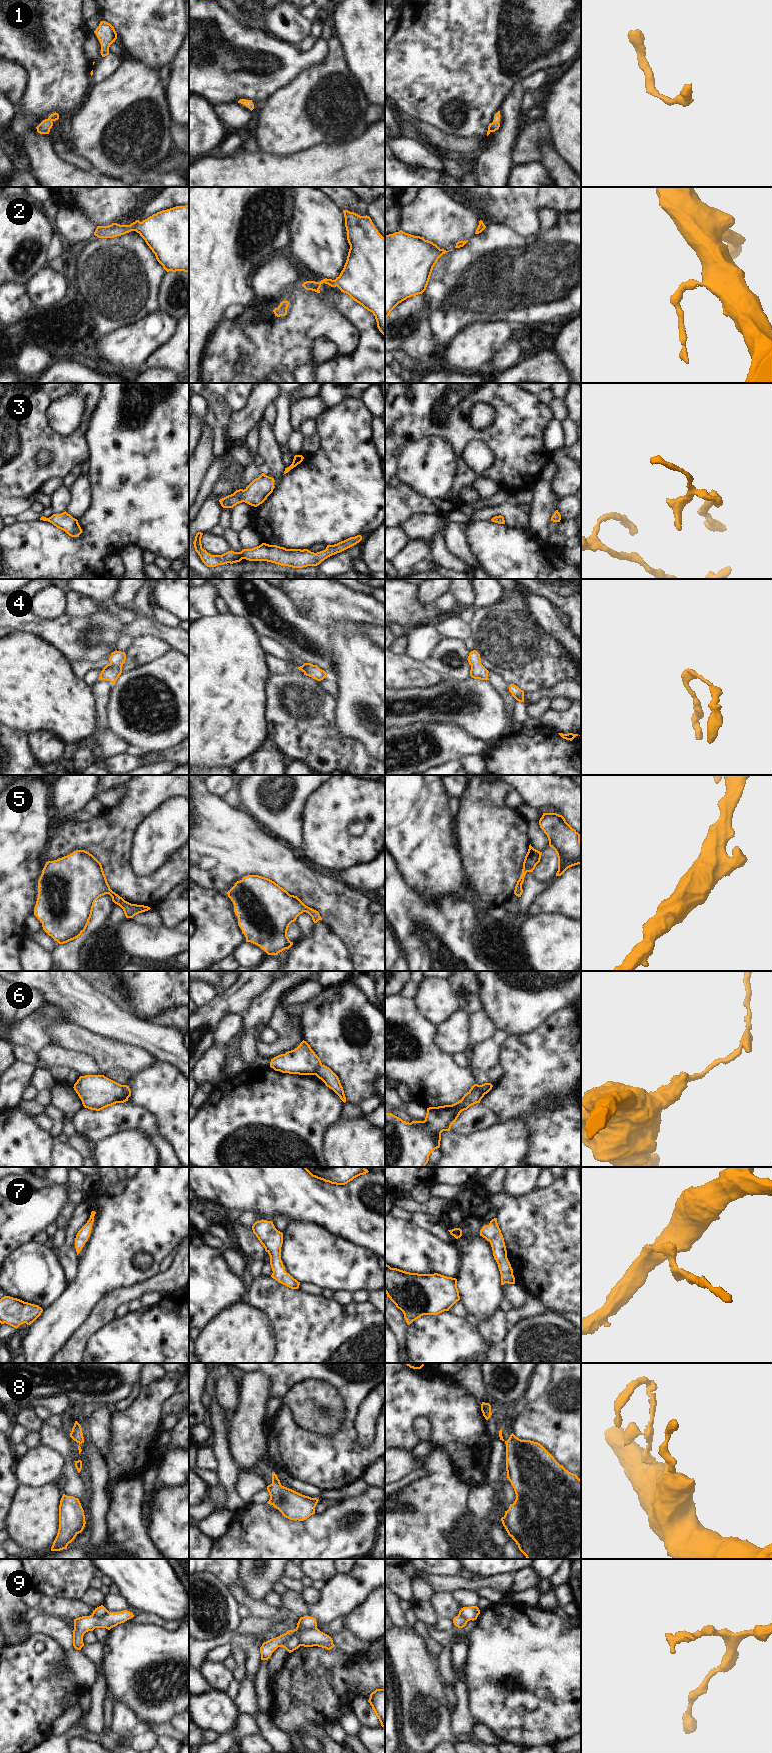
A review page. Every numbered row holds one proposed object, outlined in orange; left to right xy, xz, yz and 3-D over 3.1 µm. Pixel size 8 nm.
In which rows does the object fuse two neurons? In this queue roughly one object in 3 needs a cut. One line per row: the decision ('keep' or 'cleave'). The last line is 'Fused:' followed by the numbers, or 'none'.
1: keep
2: keep
3: keep
4: keep
5: keep
6: cleave
7: keep
8: keep
9: keep
Fused: 6

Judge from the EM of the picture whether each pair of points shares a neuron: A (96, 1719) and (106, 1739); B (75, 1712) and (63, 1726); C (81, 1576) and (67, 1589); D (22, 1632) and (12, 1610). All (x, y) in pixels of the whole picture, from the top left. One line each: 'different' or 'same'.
A: same
B: same
C: same
D: same

